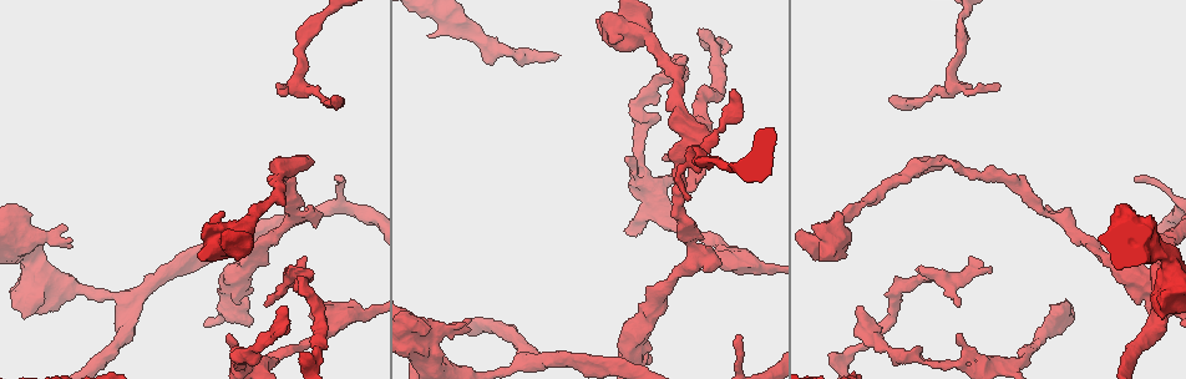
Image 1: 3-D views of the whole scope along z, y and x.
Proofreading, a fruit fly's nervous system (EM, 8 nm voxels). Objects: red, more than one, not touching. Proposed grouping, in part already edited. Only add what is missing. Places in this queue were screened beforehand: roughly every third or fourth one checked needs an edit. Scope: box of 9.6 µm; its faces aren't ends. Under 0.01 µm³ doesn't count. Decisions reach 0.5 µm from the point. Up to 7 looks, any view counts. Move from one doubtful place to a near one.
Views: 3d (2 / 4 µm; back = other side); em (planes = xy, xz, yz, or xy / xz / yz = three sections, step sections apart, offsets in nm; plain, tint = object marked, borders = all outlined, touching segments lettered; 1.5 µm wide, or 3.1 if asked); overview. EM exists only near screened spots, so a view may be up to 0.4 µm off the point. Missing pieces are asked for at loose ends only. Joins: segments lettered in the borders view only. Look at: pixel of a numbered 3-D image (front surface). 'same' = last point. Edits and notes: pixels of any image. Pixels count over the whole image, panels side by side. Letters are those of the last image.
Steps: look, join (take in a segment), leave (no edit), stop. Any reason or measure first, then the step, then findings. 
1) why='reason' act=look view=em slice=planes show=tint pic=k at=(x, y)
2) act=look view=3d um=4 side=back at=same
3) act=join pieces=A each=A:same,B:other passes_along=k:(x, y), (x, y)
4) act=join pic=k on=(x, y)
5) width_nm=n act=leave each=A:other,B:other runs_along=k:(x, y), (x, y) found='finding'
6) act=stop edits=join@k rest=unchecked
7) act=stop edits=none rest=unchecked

why='branch stops here' act=look view=em slice=planes show=borders pic=1 at=(1136, 181)

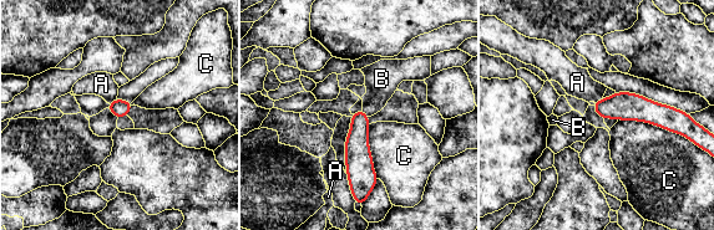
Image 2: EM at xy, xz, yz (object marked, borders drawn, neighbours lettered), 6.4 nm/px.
act=join pieces=B each=A:other,B:same,C:other passes_along=2:(356, 148), (364, 112), (381, 78) found='it goes on there'

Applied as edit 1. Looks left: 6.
why='branch stops here' act=look view=em slice=planes show=plain pic=1 at=(705, 172)

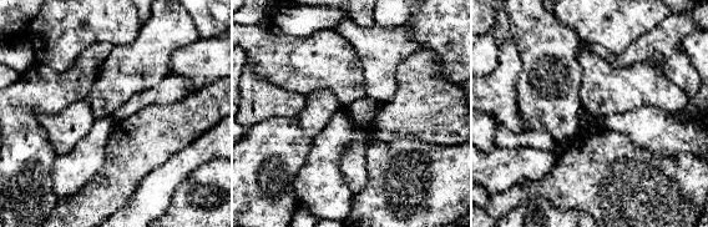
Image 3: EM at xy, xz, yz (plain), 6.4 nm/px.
why='what lies round it' act=look view=em slice=planes show=borders at=same

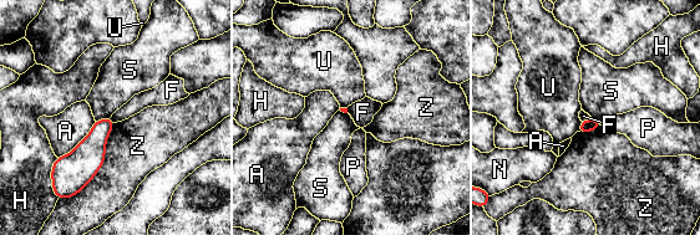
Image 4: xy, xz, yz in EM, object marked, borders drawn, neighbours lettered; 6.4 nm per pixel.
longest_contact=Z:550nm act=leave each=A:other,F:other,H:other,N:other,P:other,S:other,U:other,Z:other found='no lettered segment goes on from it'

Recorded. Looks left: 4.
why='free end' act=look view=3d um=4 pic=1 at=(285, 306)

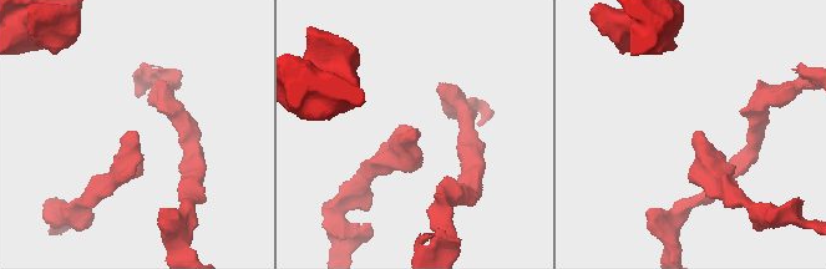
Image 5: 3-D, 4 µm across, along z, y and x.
act=look view=em slice=xz step=4 show=tint pic=5 at=(134, 132)

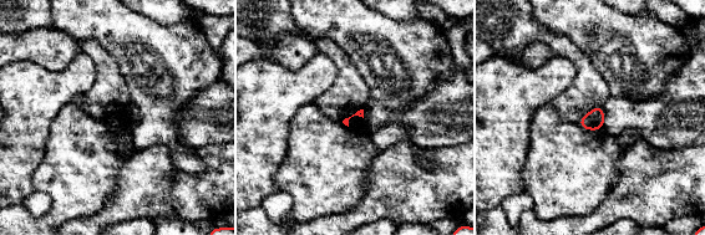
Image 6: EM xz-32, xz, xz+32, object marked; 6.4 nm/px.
act=look view=em slice=planes show=borders at=same

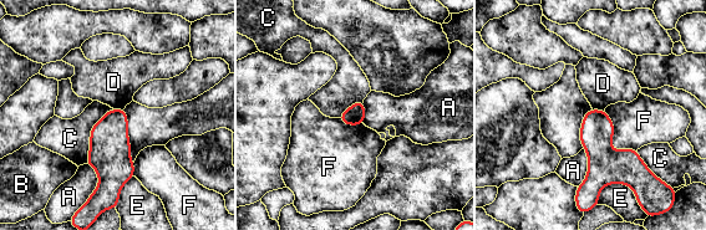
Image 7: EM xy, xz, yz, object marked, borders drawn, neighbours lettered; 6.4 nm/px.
act=leave each=A:other,B:other,C:other,D:other,E:other,F:other border=7:(592, 107), (604, 111) found='no lettered segment goes on from it'

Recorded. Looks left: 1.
act=stop edits=join@2 rest=unchecked

